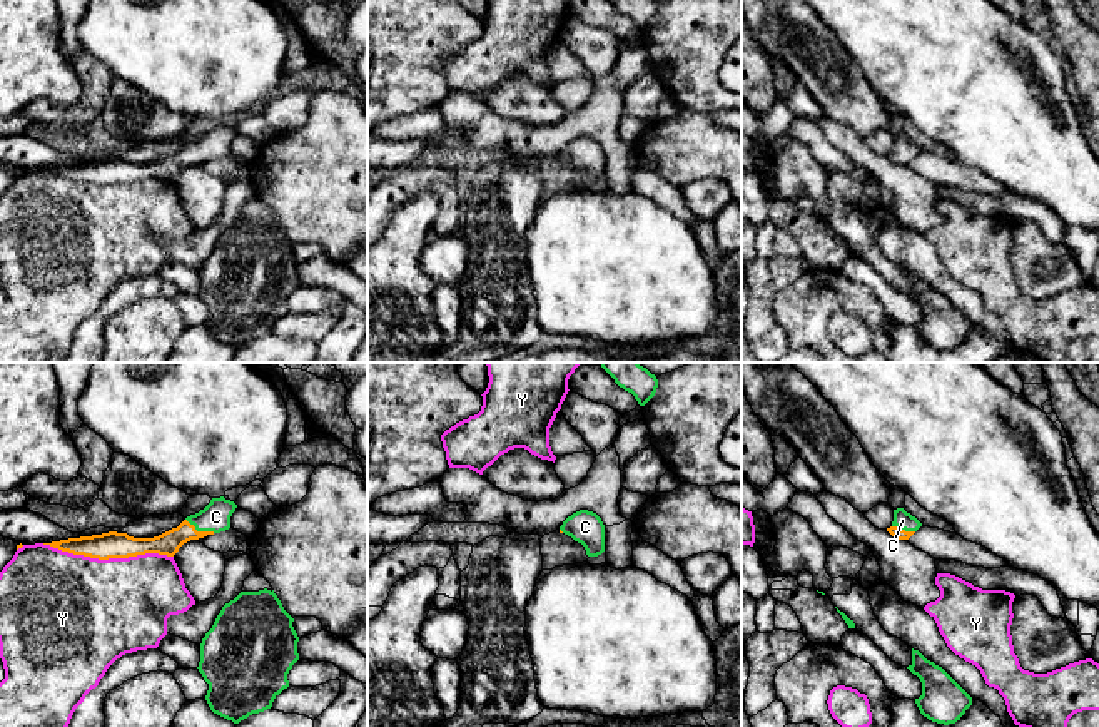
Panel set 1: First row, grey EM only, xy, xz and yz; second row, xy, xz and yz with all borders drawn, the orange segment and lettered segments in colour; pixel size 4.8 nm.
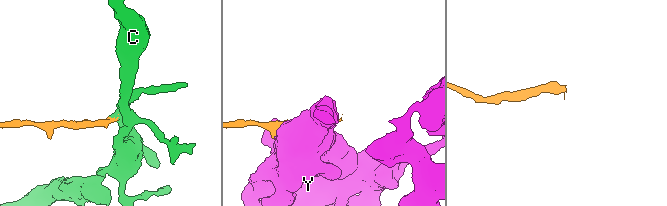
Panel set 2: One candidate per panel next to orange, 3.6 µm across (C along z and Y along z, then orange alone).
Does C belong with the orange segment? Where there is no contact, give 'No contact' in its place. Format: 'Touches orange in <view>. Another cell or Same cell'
Touches orange in xy. Same cell

